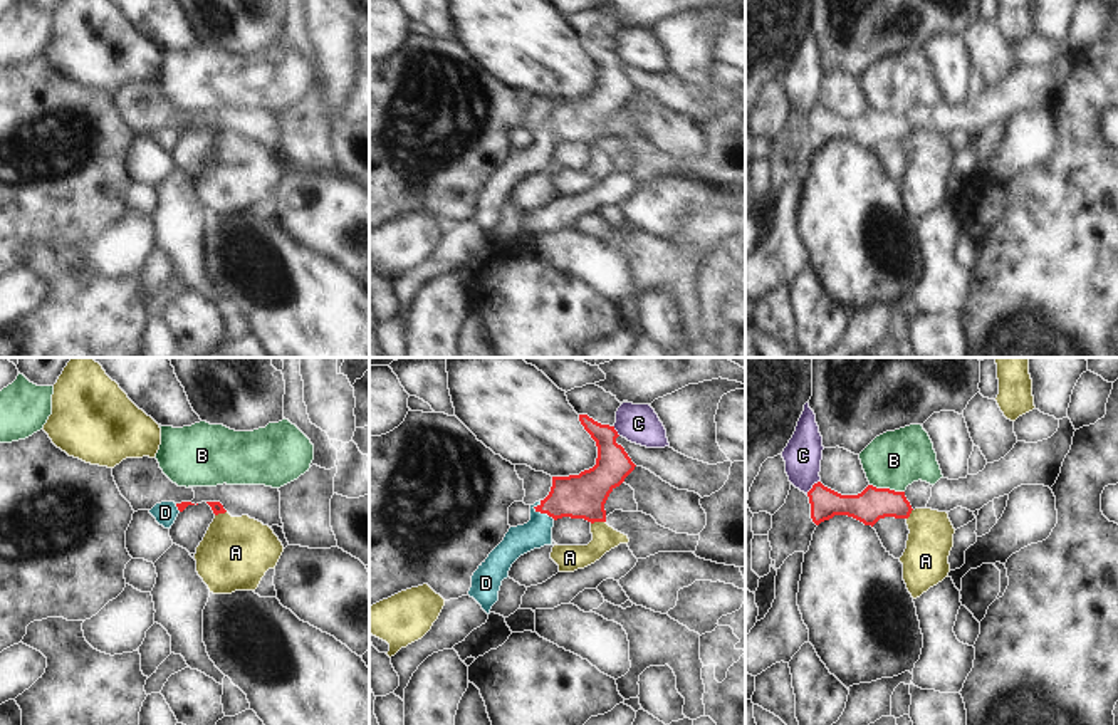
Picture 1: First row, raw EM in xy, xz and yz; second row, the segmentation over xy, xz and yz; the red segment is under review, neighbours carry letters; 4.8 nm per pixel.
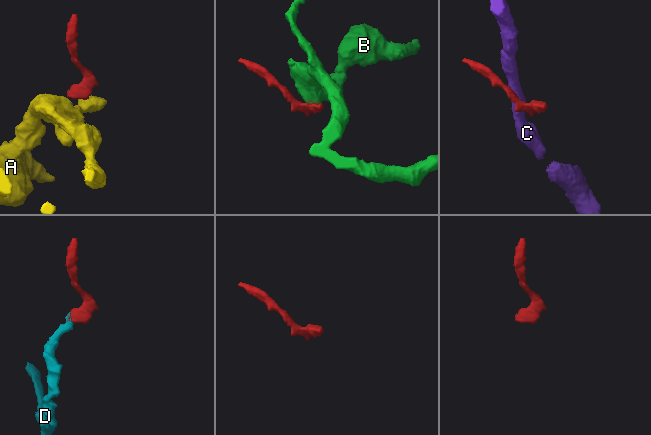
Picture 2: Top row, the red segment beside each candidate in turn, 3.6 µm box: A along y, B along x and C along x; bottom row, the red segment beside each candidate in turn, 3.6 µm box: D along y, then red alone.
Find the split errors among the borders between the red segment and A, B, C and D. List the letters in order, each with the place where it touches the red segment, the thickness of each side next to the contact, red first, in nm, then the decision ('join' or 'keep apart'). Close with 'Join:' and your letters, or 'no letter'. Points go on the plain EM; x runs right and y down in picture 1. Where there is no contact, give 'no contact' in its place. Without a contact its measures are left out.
A: xz (598, 145) | 220/130 nm | keep apart
B: yz (887, 113) | 160/280 nm | keep apart
C: yz (813, 111) | 140/180 nm | keep apart
D: xz (544, 136) | 220/140 nm | join
Join: D

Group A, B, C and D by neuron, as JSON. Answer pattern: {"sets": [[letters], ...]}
{"sets": [["A"], ["B"], ["C"], ["D"]]}

